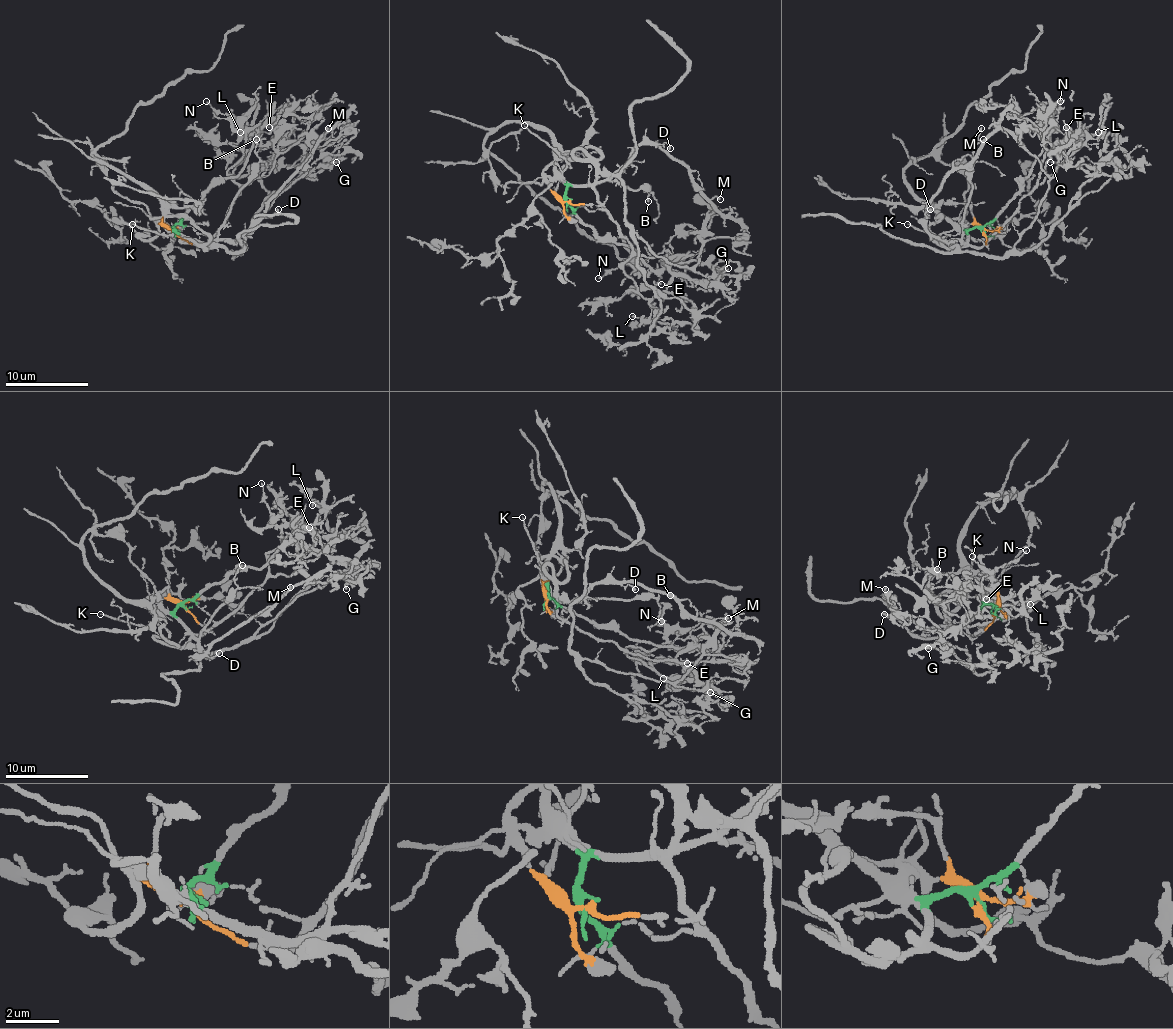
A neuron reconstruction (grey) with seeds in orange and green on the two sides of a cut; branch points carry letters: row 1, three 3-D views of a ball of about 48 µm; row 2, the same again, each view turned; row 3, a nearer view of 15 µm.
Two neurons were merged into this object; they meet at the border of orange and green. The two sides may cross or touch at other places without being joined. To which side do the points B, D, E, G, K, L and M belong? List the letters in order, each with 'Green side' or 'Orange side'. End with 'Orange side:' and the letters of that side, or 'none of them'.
B: Green side
D: Green side
E: Orange side
G: Orange side
K: Green side
L: Orange side
M: Green side
Orange side: E, G, L

